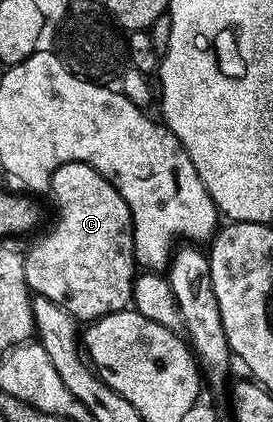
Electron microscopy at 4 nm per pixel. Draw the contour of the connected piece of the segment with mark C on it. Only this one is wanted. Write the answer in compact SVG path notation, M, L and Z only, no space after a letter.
M69 162L60 168L56 168L56 172L50 177L49 193L54 194L54 202L62 209L62 215L58 218L58 223L35 244L29 251L25 251L25 268L24 276L31 291L37 297L47 298L56 304L60 304L60 308L67 310L72 317L78 319L79 323L89 324L98 318L104 317L106 314L115 314L117 310L125 310L131 305L134 296L134 279L136 277L136 263L134 260L134 222L130 219L130 209L128 204L124 204L124 196L120 196L120 192L116 192L116 188L104 176L100 176L100 172L93 170L88 164L83 162Z

